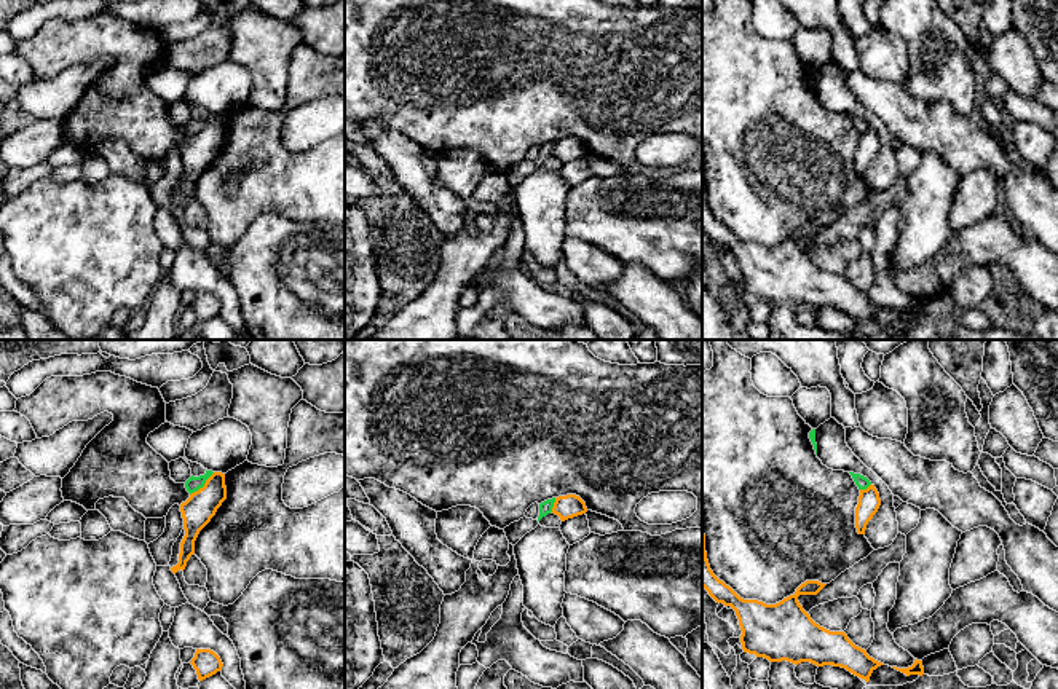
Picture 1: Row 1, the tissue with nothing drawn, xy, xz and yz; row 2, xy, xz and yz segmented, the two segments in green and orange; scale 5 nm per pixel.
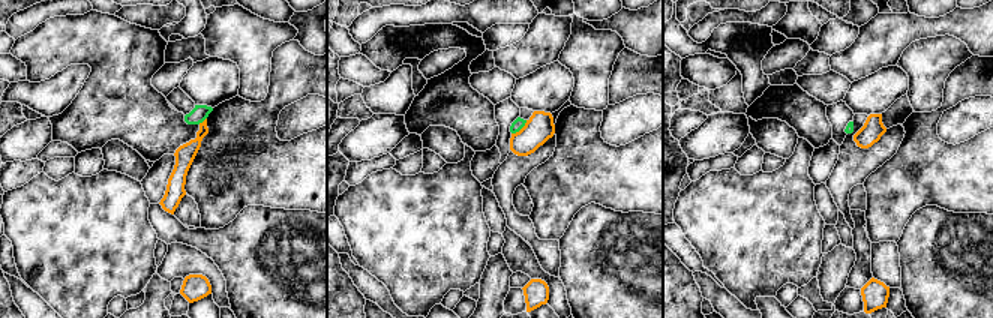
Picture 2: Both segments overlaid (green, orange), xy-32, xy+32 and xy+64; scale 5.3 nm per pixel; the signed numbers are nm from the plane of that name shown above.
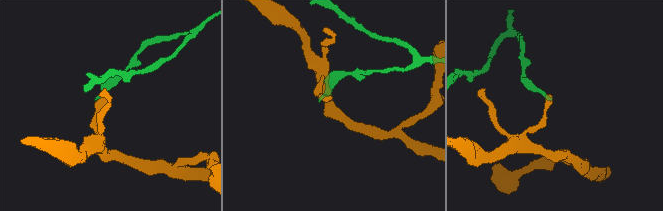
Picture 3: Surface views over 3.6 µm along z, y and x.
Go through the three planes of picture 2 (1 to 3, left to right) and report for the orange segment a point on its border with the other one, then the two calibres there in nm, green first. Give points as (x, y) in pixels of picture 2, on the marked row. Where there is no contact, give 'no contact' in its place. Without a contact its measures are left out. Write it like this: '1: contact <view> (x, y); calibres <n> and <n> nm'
1: contact xy-32 (201, 122); calibres 90 and 110 nm
2: contact xy+32 (519, 129); calibres 60 and 150 nm
3: no contact

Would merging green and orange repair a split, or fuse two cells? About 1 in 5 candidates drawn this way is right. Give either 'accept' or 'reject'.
reject

